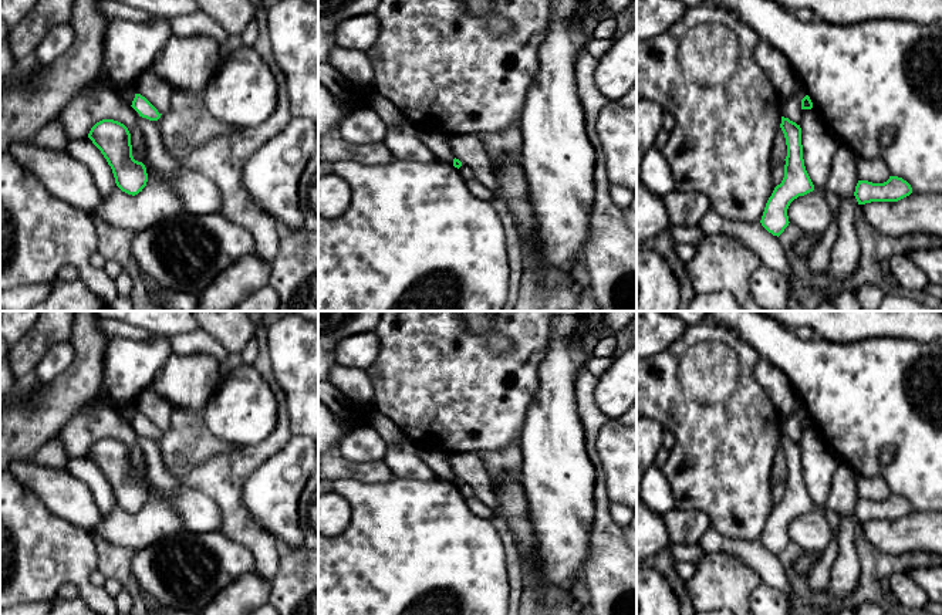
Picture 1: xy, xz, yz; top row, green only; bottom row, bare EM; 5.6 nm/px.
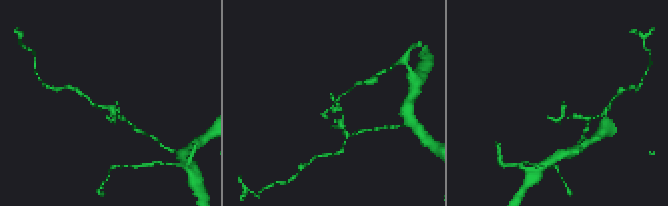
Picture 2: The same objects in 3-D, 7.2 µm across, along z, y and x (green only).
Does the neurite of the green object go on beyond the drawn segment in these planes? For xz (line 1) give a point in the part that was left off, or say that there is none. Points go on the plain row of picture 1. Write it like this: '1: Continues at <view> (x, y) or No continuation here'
1: No continuation here

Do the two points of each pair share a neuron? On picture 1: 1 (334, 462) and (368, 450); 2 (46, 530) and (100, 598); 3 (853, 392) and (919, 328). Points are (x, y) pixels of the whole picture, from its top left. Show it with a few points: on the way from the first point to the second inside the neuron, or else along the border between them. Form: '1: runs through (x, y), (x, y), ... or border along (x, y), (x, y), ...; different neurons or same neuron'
1: border along (337, 452), (351, 460), (378, 460); different neurons
2: runs through (58, 547), (73, 563), (83, 583); same neuron
3: border along (875, 338), (910, 338), (927, 343); different neurons

